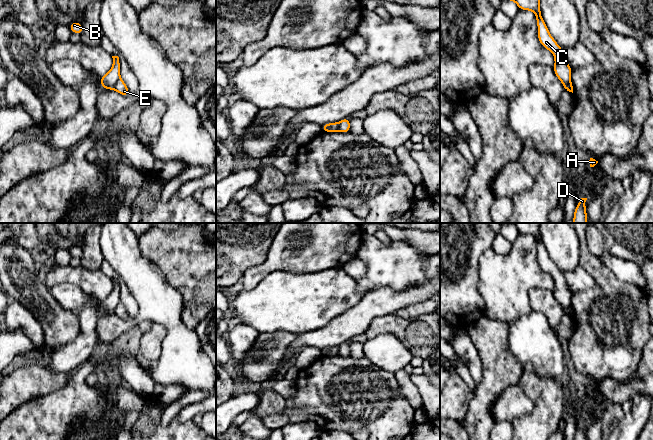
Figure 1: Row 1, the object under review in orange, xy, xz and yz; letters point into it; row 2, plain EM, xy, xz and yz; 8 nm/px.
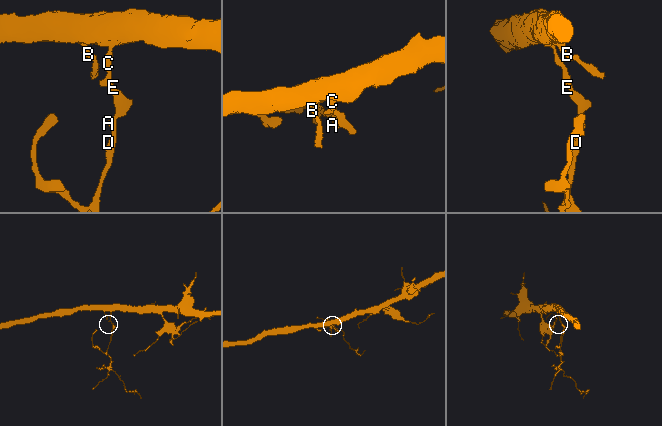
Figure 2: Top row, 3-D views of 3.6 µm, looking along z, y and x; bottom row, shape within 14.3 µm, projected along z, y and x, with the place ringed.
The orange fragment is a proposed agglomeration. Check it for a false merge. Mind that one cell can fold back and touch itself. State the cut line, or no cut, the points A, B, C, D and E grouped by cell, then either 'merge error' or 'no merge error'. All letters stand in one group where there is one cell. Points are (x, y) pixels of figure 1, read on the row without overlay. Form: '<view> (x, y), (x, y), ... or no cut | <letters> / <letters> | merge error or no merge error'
xy (120, 302), (113, 312) | A D E / B C | merge error

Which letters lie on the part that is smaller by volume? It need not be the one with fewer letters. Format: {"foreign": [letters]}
{"foreign": ["A", "D", "E"]}

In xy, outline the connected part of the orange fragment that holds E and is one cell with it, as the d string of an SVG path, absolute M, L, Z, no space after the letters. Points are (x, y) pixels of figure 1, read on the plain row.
M120 302L116 308L114 313L121 319L123 320L128 320L129 318L131 318L125 308L125 306Z

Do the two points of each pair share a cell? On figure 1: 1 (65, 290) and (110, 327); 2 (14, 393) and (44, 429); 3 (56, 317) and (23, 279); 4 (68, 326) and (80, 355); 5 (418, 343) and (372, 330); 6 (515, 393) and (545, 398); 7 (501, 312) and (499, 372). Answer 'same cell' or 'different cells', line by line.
1: different cells
2: different cells
3: same cell
4: different cells
5: same cell
6: different cells
7: different cells

